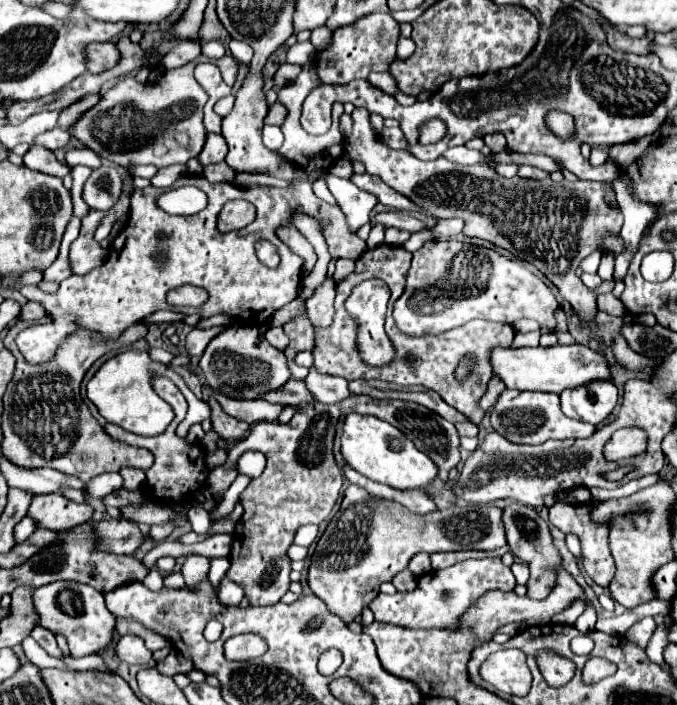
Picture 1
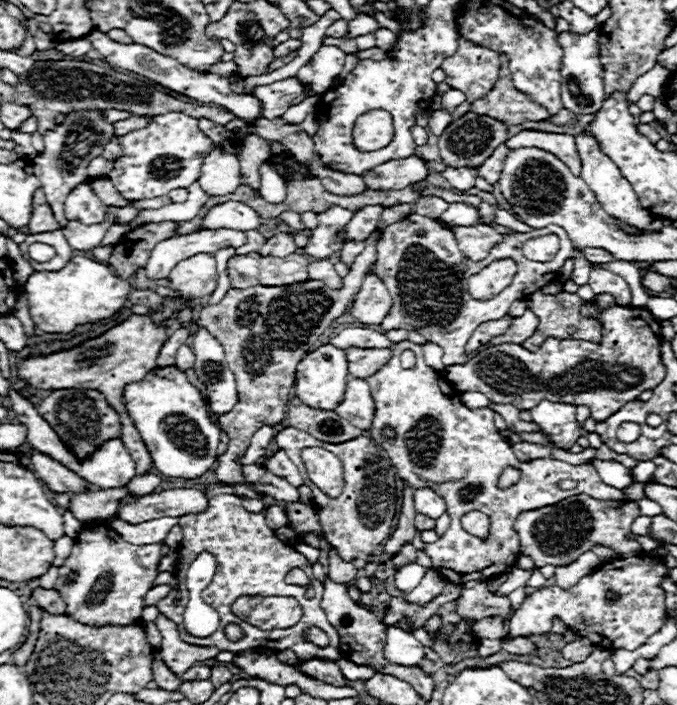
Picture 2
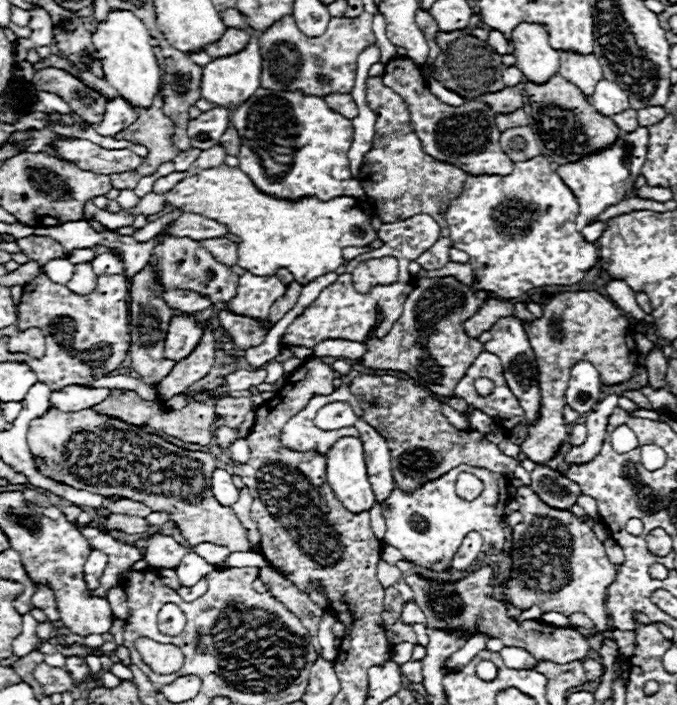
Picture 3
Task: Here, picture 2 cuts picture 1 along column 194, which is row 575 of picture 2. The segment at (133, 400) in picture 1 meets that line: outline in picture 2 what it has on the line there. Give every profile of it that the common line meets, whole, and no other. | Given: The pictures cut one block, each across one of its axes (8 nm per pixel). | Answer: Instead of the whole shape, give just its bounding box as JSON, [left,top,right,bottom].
[396,564,426,592]

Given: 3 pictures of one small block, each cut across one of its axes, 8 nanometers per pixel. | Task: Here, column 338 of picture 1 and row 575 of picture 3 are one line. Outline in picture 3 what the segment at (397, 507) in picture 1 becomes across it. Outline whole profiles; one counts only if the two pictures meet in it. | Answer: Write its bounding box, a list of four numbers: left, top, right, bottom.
[500,512,616,632]

